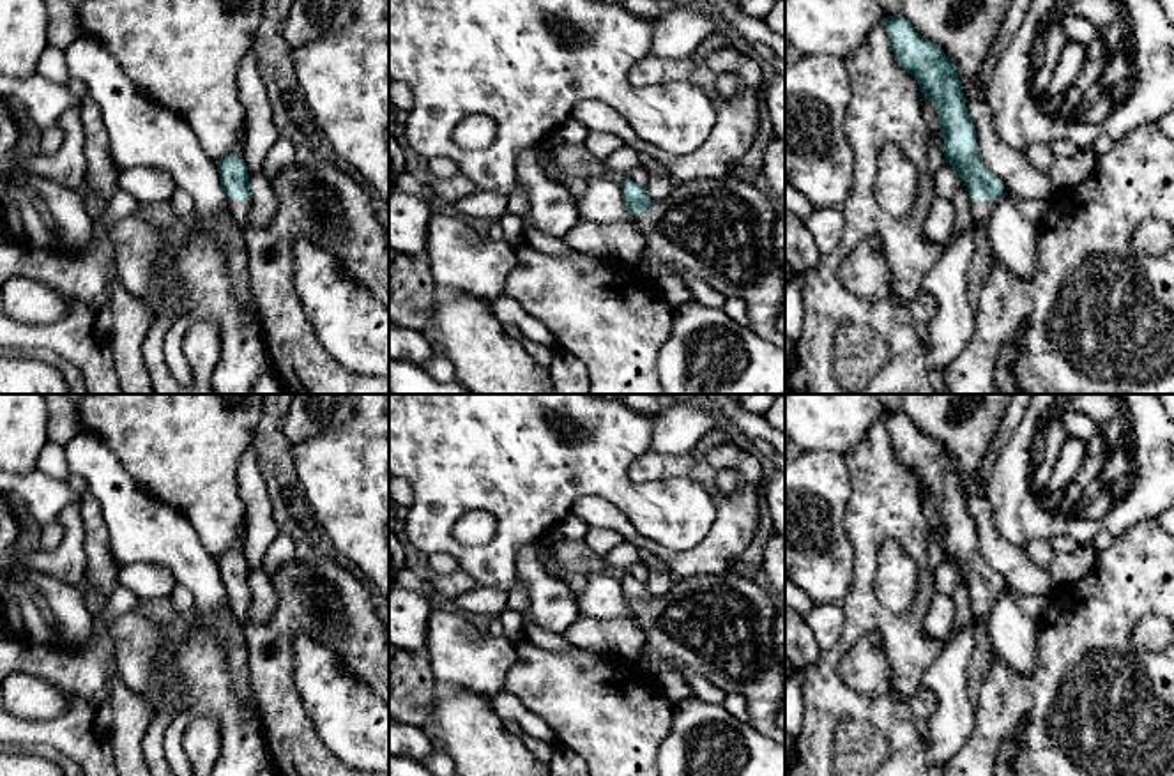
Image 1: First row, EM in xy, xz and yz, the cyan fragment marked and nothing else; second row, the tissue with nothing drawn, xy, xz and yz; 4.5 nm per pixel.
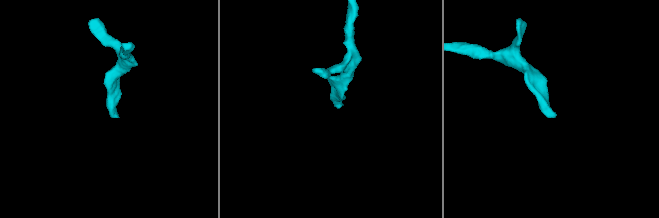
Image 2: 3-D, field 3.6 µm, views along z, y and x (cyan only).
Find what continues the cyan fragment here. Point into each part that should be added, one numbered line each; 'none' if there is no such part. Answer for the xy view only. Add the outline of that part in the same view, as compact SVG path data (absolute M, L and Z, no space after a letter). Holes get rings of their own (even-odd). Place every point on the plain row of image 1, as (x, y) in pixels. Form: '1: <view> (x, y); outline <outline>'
1: xy (319, 594); outline M320 530L316 546L295 552L290 562L271 574L271 582L278 592L278 606L265 622L249 620L251 594L228 596L230 610L248 642L249 702L260 714L271 765L279 776L389 776L350 767L336 757L318 735L294 682L292 642L297 635L306 635L332 649L345 670L389 704L389 638L361 574L332 552Z

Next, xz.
1: xz (720, 626); outline M727 571L714 576L679 578L663 596L635 610L645 633L647 654L688 668L721 691L739 693L748 704L748 723L767 734L785 700L785 666L776 658L773 622L776 606L757 582Z

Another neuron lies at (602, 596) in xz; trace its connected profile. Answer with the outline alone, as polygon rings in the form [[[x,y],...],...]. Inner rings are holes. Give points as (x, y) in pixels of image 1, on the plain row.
[[[603,573],[585,574],[583,590],[578,599],[582,617],[617,619],[633,615],[622,594],[621,582]]]

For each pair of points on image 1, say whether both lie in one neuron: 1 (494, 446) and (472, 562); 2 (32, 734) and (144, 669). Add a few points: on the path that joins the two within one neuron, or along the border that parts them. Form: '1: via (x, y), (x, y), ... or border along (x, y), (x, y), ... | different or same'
1: via (506, 476), (506, 536), (503, 540) | same
2: border along (108, 633), (115, 642), (119, 674) | different

